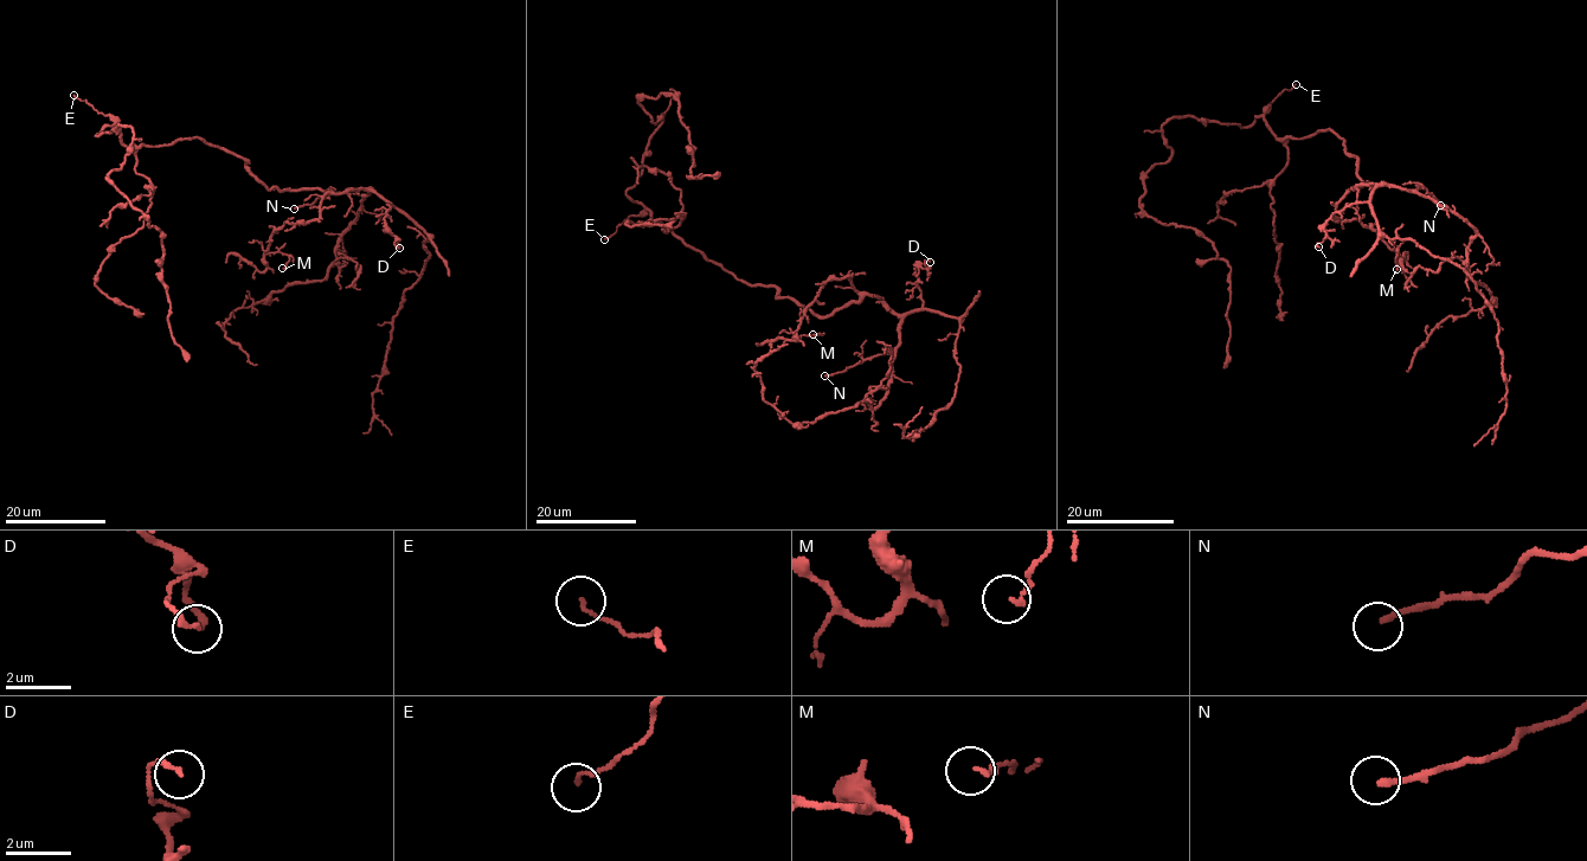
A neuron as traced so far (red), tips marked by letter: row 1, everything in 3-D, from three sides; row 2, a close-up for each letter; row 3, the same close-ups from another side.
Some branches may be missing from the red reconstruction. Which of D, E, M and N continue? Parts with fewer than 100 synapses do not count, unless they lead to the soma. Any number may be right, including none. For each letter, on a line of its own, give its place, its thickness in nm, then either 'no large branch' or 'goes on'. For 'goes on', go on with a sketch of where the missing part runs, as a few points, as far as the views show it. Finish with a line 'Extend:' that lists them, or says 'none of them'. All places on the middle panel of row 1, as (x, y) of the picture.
D: (930, 262) | 170 nm | no large branch
E: (604, 239) | 120 nm | no large branch
M: (813, 334) | 120 nm | no large branch
N: (824, 376) | 180 nm | no large branch
Extend: none of them

